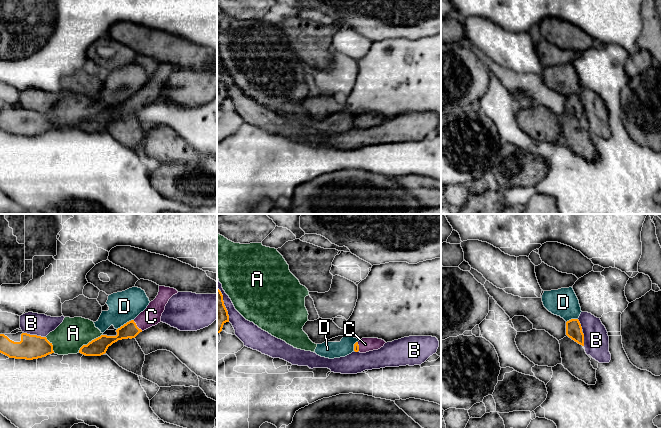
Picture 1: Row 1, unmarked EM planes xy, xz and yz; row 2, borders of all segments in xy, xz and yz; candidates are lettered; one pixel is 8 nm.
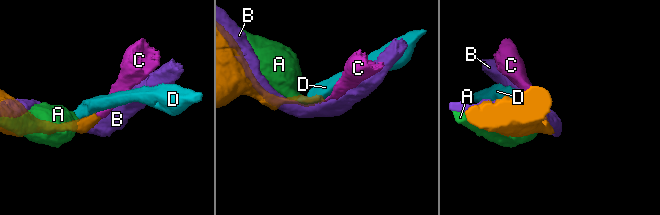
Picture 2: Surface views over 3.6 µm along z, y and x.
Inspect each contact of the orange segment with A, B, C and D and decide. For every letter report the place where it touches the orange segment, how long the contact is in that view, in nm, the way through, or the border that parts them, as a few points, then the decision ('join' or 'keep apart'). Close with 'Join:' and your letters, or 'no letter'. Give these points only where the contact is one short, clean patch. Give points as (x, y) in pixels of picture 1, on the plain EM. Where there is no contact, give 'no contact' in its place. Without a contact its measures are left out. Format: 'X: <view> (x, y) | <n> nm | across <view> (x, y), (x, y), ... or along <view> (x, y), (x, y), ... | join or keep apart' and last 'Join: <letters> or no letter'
A: xy (89, 118) | 240 nm | keep apart
B: xy (35, 111) | 180 nm | keep apart
C: xy (136, 102) | 120 nm | across xy (130, 106), (136, 102), (151, 92) | join
D: xy (126, 99) | 160 nm | along xy (133, 95), (117, 105) | keep apart
Join: C

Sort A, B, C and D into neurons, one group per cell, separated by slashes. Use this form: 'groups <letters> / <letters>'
groups A D / B / C

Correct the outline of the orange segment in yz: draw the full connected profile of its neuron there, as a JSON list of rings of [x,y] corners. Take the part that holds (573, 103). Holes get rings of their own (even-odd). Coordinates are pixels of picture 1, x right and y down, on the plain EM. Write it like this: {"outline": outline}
{"outline": [[[571,95],[566,98],[566,111],[578,120],[584,122],[584,110],[578,95]]]}

